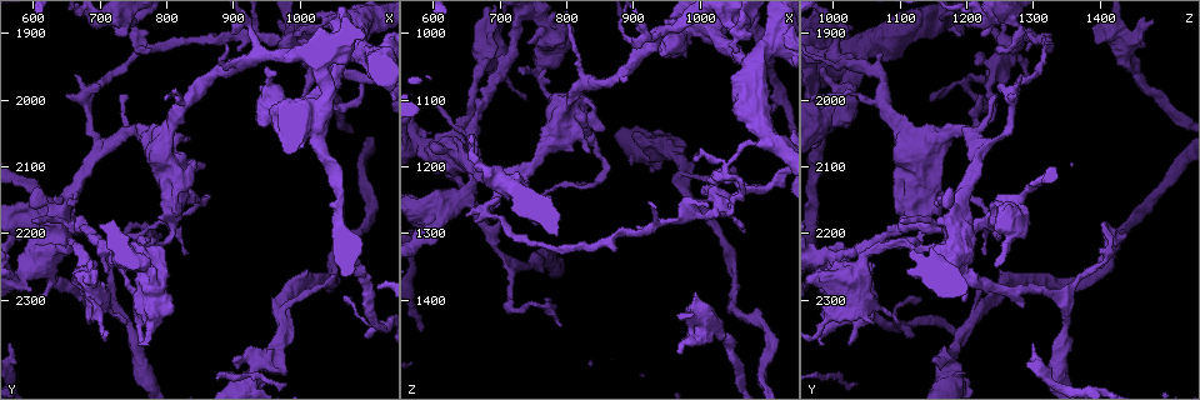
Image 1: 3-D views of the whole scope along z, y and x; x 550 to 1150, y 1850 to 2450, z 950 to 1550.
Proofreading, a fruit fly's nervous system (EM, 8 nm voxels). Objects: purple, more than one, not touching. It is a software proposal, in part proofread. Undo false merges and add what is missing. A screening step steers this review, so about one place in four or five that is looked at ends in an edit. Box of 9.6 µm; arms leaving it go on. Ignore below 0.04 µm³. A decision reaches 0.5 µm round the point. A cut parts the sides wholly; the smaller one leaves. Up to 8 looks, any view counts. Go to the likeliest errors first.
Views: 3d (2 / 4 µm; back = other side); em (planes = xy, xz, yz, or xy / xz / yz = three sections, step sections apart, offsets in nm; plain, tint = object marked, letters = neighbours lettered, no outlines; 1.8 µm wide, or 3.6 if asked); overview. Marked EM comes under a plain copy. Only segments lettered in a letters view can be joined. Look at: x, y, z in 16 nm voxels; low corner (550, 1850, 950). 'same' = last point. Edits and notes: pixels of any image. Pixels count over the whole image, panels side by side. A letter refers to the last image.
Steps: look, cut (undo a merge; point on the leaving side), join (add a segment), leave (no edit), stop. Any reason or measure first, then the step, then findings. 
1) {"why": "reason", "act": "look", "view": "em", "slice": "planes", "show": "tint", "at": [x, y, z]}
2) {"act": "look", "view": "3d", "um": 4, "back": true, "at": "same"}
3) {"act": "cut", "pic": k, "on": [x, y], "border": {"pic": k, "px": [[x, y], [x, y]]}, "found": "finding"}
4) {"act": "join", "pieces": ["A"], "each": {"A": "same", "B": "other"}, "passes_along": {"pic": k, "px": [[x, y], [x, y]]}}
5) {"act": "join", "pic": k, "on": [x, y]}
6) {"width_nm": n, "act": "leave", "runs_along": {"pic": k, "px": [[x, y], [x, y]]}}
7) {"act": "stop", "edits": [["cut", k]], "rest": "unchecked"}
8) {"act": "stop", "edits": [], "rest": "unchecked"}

{"why": "free end", "act": "look", "view": "3d", "um": 4, "back": true, "at": [780, 1925, 1250]}

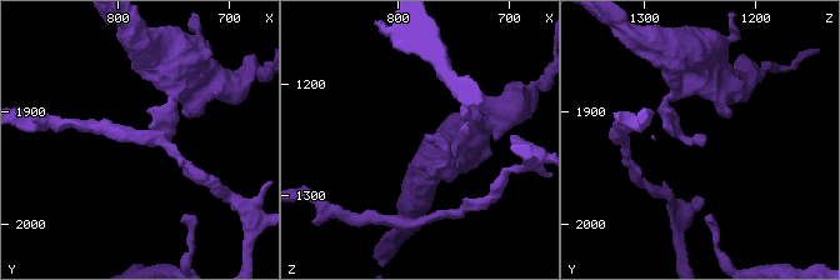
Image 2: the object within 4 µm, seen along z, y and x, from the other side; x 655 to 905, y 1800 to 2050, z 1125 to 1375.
{"why": "now the EM", "act": "look", "view": "em", "slice": "planes", "show": "letters", "at": [778, 1924, 1246]}

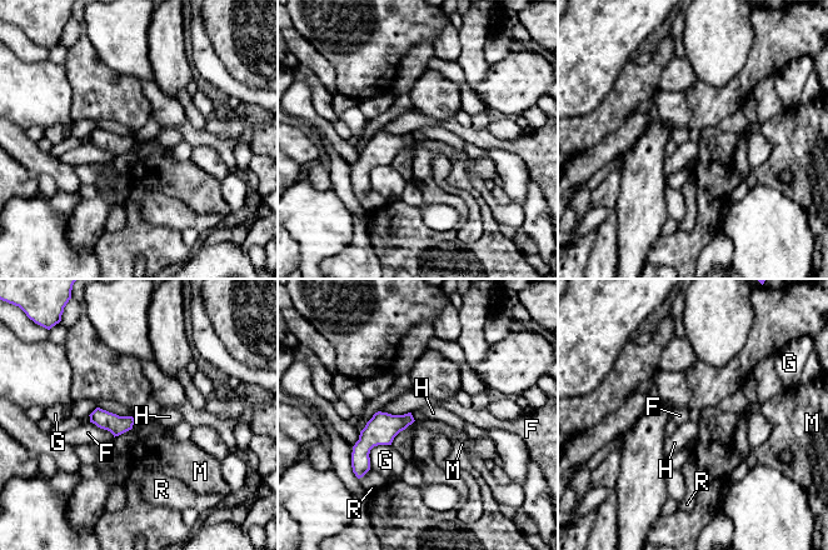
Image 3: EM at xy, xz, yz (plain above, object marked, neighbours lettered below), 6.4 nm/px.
{"act": "leave", "each": {"F": "other", "G": "other", "H": "other", "M": "other", "R": "other"}, "border": {"pic": 3, "px": [[135, 421], [130, 429]]}, "found": "no lettered segment goes on from it"}

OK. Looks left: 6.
{"why": "thick end", "act": "look", "view": "3d", "um": 2, "at": [970, 1910, 1465]}

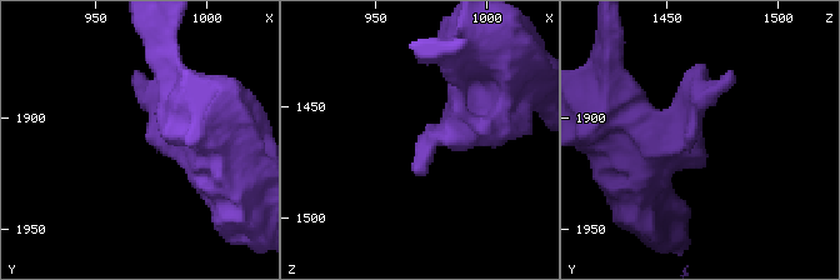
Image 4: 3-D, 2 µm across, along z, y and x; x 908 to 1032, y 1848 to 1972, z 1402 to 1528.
{"why": "shape alone is not enough", "act": "look", "view": "em", "slice": "planes", "show": "letters", "at": [971, 1908, 1460]}

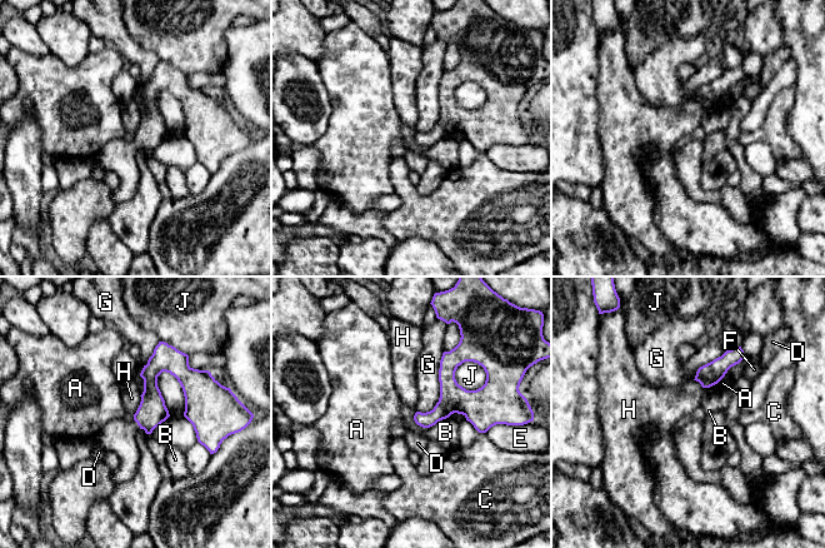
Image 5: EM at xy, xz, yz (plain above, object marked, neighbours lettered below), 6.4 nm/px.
{"act": "leave", "each": {"A": "other", "B": "other", "C": "other", "D": "other", "E": "other", "F": "other", "G": "other", "H": "other", "J": "other"}, "found": "no lettered segment goes on from it"}

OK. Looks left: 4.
{"why": "stops while still wide", "act": "look", "view": "3d", "um": 4, "back": true, "at": [905, 2395, 1150]}

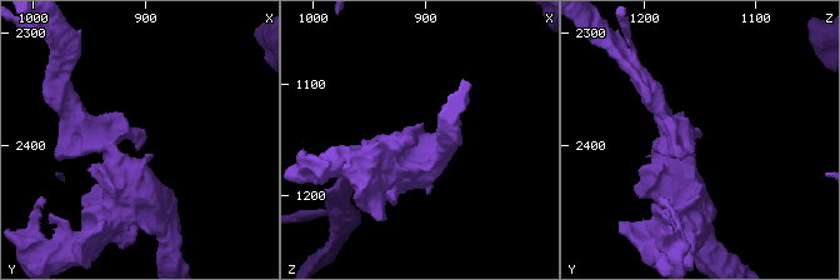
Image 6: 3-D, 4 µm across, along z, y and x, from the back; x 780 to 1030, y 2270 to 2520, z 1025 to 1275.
{"act": "look", "view": "em", "slice": "planes", "show": "letters", "at": [902, 2394, 1148]}

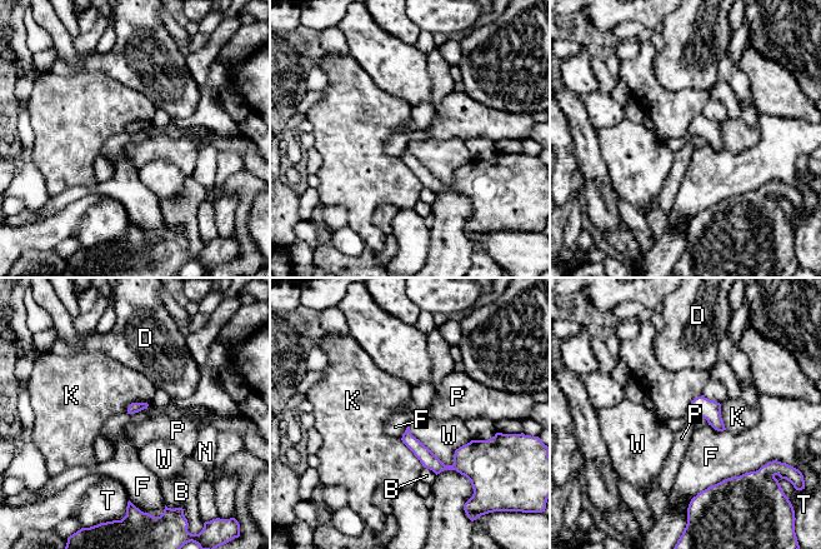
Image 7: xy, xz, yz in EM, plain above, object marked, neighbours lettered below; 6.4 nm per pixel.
{"act": "leave", "each": {"B": "other", "D": "other", "F": "other", "K": "other", "N": "other", "P": "other", "T": "other", "W": "other"}, "runs_along": {"pic": 7, "px": [[405, 437], [437, 467], [456, 465], [480, 444]]}, "found": "none of them fits"}

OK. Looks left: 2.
{"act": "stop", "edits": [], "rest": "unchecked"}

